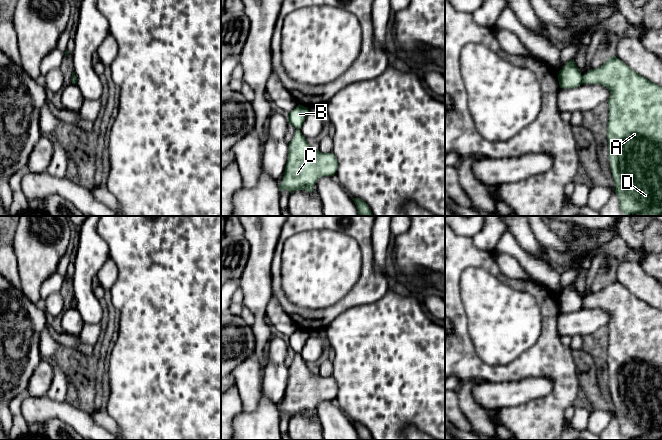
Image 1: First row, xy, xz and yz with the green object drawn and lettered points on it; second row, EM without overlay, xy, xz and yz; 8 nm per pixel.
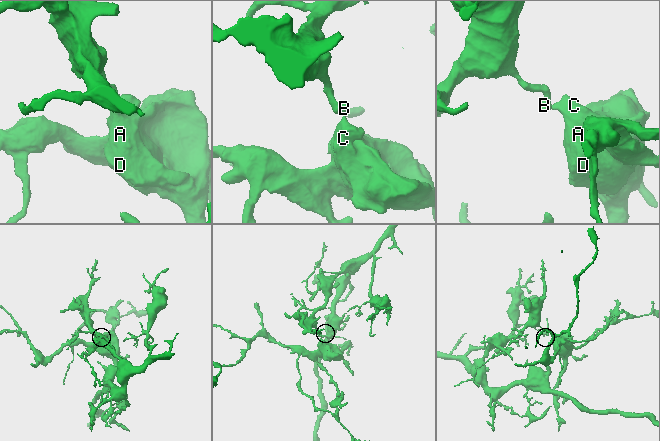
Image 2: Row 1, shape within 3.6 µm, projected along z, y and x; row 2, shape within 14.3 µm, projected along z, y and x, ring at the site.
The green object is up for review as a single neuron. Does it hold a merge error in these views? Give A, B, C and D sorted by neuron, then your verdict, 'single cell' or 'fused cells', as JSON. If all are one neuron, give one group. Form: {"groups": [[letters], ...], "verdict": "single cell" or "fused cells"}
{"groups": [["A", "C", "D"], ["B"]], "verdict": "fused cells"}

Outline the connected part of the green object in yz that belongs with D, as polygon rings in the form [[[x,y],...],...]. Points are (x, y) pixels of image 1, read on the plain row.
[[[612,279],[603,289],[582,300],[583,308],[600,308],[610,315],[607,365],[610,393],[624,439],[662,440],[662,311],[633,295]]]

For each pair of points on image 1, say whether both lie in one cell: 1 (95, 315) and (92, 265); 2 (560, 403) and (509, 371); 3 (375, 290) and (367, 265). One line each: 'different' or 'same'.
1: same
2: same
3: same

